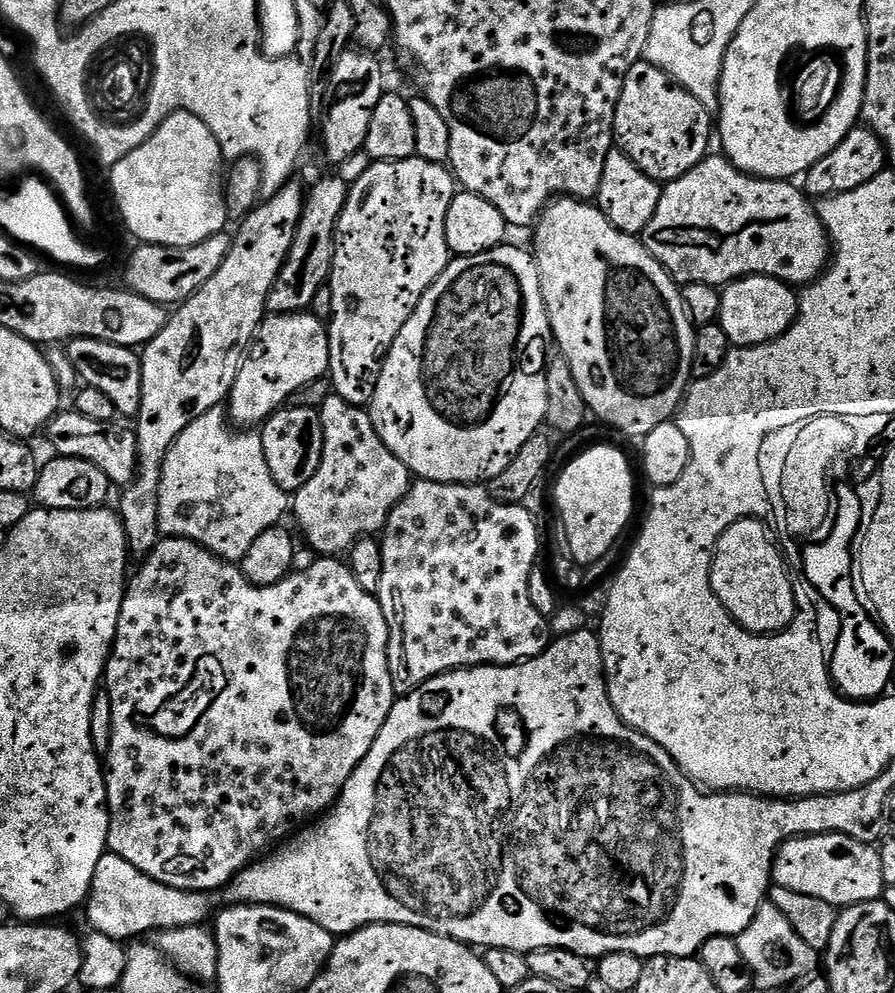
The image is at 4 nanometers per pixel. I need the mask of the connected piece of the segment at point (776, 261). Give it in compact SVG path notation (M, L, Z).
M709 154L694 170L663 185L658 210L642 233L646 250L681 285L702 282L727 286L744 276L773 276L789 286L807 286L828 267L830 241L817 205L794 185L787 180L747 176L723 155Z

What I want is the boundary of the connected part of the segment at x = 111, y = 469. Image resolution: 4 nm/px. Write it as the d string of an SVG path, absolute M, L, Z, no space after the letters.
M61 410L48 423L47 436L57 457L94 462L94 466L106 474L109 485L123 486L136 477L138 446L135 431L131 427L123 428L120 422L94 422L94 418L86 418L74 410Z

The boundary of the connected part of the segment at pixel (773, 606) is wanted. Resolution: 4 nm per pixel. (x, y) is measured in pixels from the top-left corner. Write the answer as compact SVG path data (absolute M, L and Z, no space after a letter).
M766 516L737 517L737 520L721 529L716 552L712 555L710 591L716 603L721 604L734 618L744 635L756 634L761 639L769 639L771 636L786 634L806 614L804 599L797 596L798 589L791 566L781 545L775 540L775 528L770 525Z

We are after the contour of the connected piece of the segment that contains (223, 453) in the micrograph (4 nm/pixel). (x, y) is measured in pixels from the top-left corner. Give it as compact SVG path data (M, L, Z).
M223 407L212 408L202 414L202 418L190 422L166 454L160 483L160 531L165 537L193 540L224 560L239 562L246 550L254 546L258 534L277 527L289 508L289 497L280 489L278 482L274 482L270 466L266 466L262 438L252 430L234 430Z

